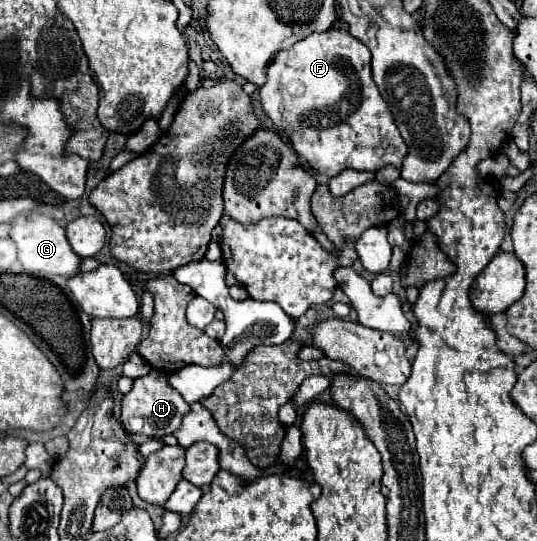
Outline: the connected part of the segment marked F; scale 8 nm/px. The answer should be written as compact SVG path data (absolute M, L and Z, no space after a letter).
M333 27L325 33L313 33L297 41L293 47L279 51L267 69L267 81L259 89L259 103L263 107L263 113L275 127L281 127L281 131L289 129L291 147L307 163L311 175L315 177L333 179L345 169L371 173L387 165L399 169L401 161L409 153L407 143L401 139L401 133L393 123L389 105L371 79L369 63L369 49L347 31Z

